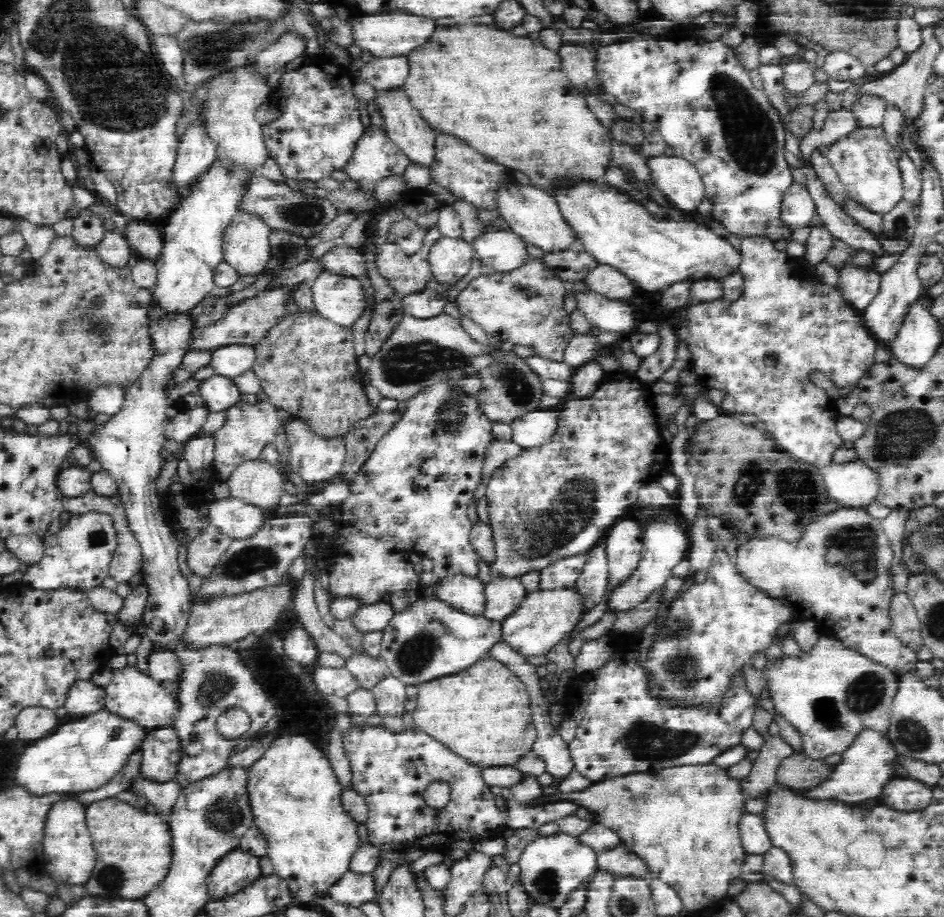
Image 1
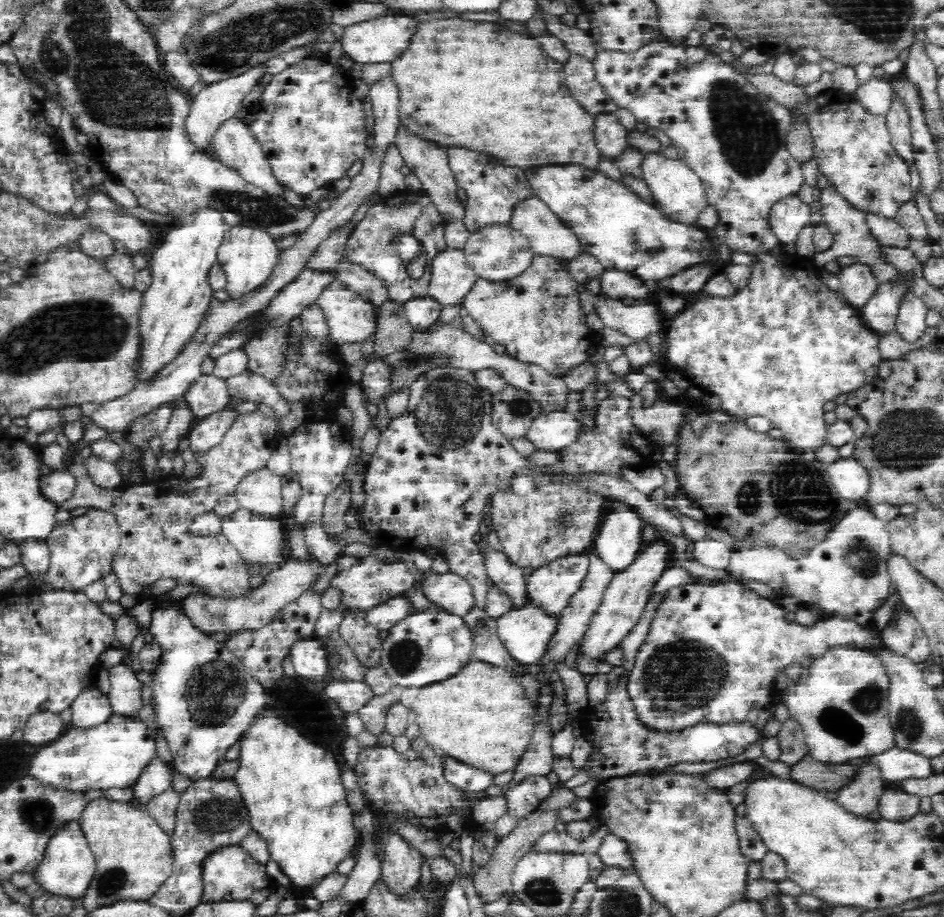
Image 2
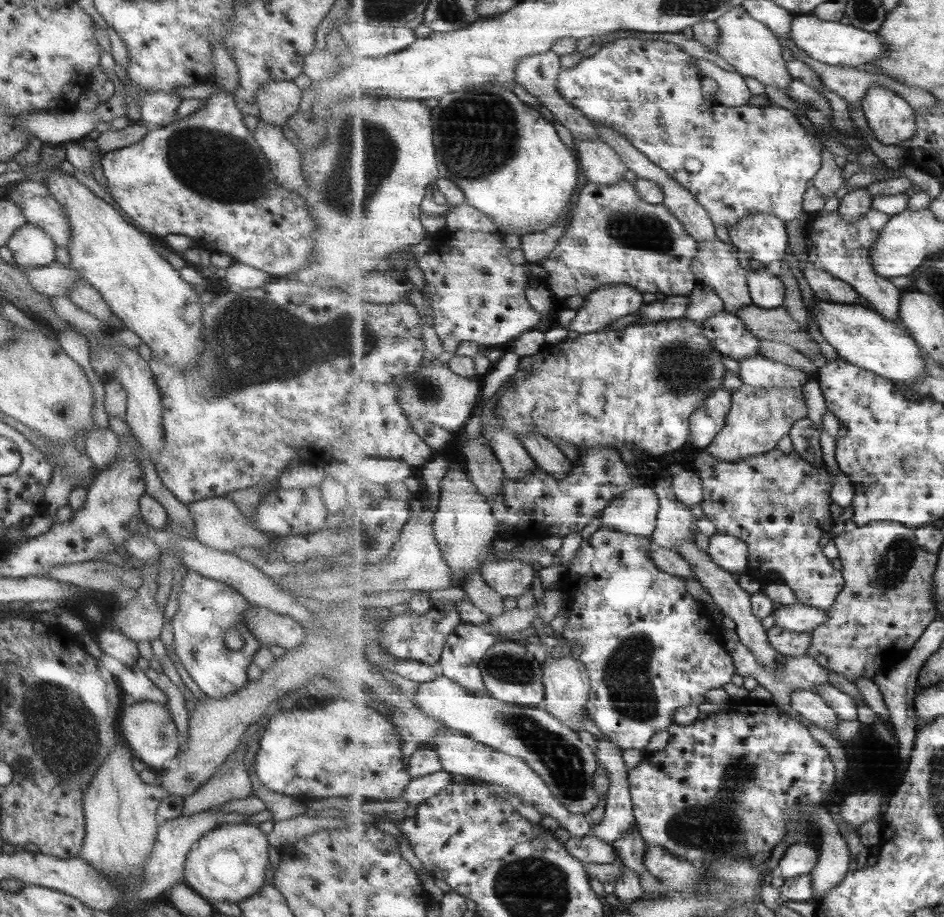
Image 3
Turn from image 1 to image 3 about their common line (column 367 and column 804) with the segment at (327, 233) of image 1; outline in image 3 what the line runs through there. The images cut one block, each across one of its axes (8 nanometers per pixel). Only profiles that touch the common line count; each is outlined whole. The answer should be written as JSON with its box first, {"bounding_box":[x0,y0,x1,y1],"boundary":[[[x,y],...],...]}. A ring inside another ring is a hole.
{"bounding_box":[558,38,824,229],"boundary":[[[636,38],[612,41],[594,56],[586,57],[576,68],[562,68],[558,85],[562,96],[592,122],[624,133],[637,149],[692,191],[710,211],[717,226],[723,224],[730,229],[742,219],[758,213],[776,214],[789,223],[808,213],[805,196],[810,190],[810,180],[815,180],[824,166],[822,142],[806,130],[795,112],[786,108],[750,104],[727,108],[709,101],[694,58],[678,45]],[[688,158],[700,160],[700,172],[686,170]]]}

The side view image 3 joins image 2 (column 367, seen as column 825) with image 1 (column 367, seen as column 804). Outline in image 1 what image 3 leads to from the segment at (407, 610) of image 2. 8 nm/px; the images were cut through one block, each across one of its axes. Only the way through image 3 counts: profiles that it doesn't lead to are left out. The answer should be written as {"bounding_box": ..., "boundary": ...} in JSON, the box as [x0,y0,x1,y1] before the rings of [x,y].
{"bounding_box":[348,601,393,633],"boundary":[[[383,601],[363,604],[348,622],[358,633],[382,631],[388,626],[393,613],[391,605]]]}

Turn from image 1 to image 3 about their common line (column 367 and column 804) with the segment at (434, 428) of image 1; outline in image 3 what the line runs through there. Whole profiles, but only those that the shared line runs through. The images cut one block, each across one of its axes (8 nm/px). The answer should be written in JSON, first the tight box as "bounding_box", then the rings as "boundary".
{"bounding_box":[695,449,847,611],"boundary":[[[704,449],[696,458],[695,468],[705,487],[705,501],[702,504],[705,516],[716,524],[719,534],[742,538],[750,546],[750,568],[746,574],[765,581],[777,572],[785,584],[798,594],[801,603],[829,611],[847,586],[843,569],[834,568],[832,559],[824,555],[822,546],[822,539],[834,528],[830,506],[834,480],[829,467],[814,467],[797,451],[785,454],[777,449],[741,462],[727,462]]]}

